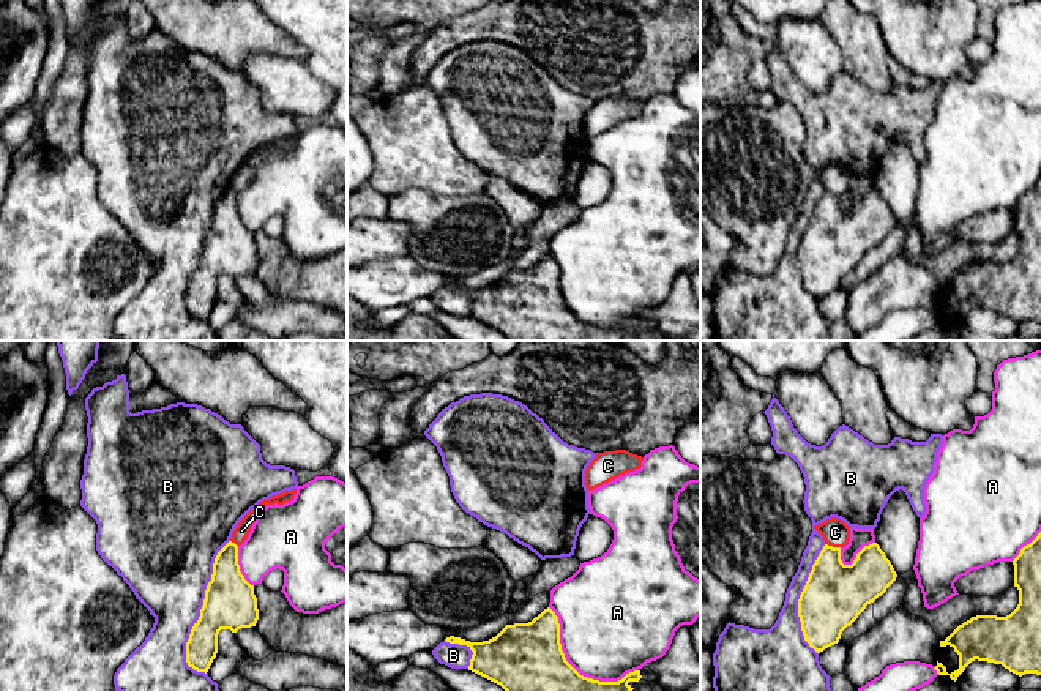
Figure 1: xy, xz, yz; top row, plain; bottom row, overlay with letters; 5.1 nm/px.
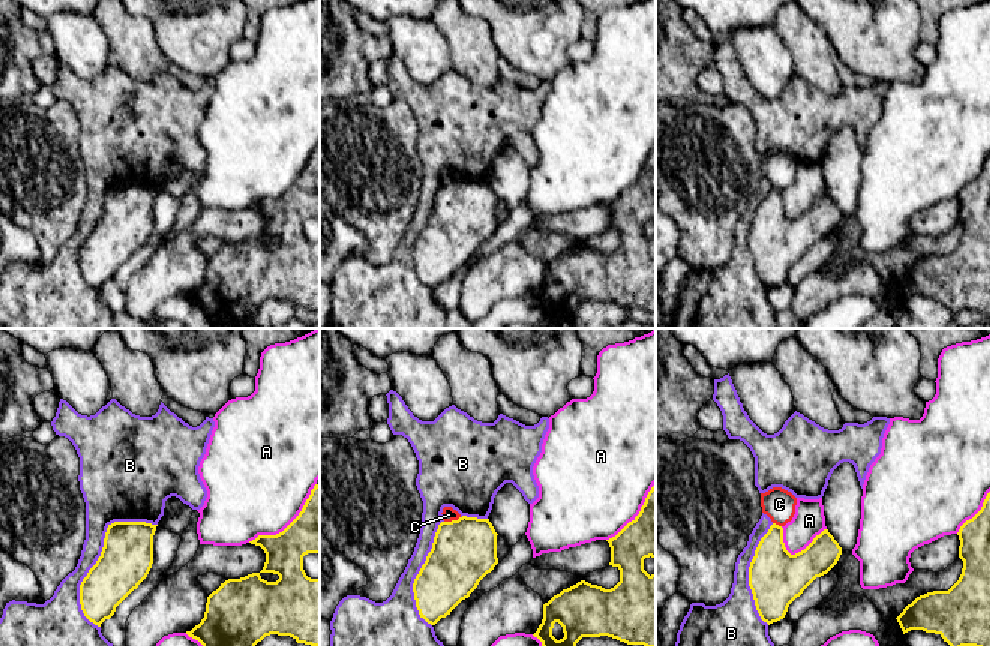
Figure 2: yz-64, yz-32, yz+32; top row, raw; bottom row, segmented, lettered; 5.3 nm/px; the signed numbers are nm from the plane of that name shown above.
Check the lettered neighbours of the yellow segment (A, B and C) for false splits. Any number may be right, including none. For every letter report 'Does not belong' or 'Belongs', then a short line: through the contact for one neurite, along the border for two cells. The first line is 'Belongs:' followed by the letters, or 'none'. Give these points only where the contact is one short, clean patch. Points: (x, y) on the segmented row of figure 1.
Belongs: none
A: Does not belong
B: Does not belong
C: Does not belong. Line: yz (825, 543), (839, 548)

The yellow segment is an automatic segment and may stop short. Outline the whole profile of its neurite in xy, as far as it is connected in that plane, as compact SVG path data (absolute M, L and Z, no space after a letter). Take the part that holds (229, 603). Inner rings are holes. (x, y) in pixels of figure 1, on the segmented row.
M229 541L215 558L200 617L186 642L188 666L207 674L218 653L219 631L237 633L241 628L256 626L257 620L254 585L240 571L238 546Z

